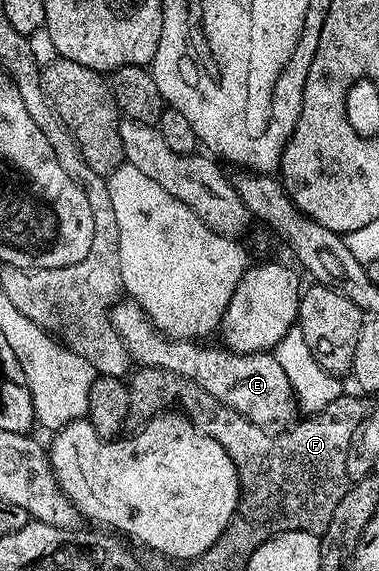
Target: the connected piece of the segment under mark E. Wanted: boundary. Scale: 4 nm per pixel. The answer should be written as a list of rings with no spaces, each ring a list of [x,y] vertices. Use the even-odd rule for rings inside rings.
[[[129,298],[119,299],[110,309],[110,325],[124,342],[135,365],[172,370],[183,381],[208,390],[212,398],[220,398],[224,406],[236,410],[261,428],[281,430],[295,423],[294,387],[288,382],[288,374],[284,374],[284,366],[280,366],[270,352],[243,354],[231,352],[225,346],[201,348],[201,343],[192,340],[171,340],[161,335],[156,325],[146,319],[140,305]]]

